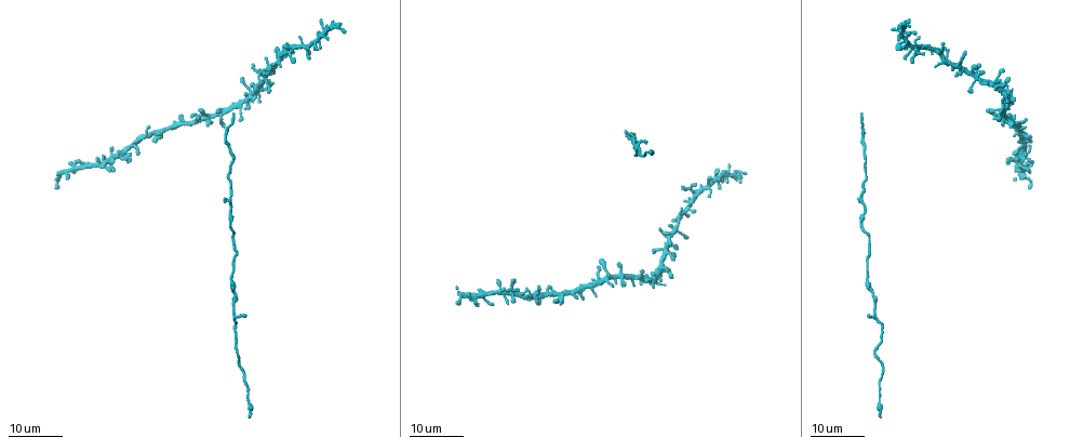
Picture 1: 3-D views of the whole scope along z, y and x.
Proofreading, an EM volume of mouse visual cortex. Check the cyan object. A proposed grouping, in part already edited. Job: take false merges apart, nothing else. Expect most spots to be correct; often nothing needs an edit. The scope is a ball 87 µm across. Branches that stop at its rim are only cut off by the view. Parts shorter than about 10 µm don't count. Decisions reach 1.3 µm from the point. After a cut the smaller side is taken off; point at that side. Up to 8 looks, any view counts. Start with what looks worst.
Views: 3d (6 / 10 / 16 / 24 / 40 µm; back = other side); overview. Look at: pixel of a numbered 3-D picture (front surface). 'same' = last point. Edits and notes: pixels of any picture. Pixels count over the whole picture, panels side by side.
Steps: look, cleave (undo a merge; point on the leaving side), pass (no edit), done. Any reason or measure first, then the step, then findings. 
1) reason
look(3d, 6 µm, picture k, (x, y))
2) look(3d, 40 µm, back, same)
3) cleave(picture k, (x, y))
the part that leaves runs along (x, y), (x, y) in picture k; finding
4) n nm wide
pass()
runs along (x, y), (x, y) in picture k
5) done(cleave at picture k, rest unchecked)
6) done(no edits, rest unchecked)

thick turns thin
look(3d, 16 µm, picture 1, (229, 222))

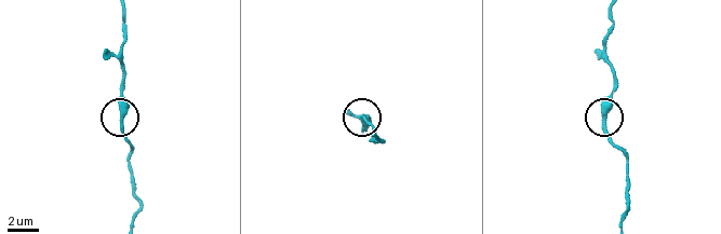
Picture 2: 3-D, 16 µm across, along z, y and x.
look(3d, 10 µm, picture 2, (605, 123))

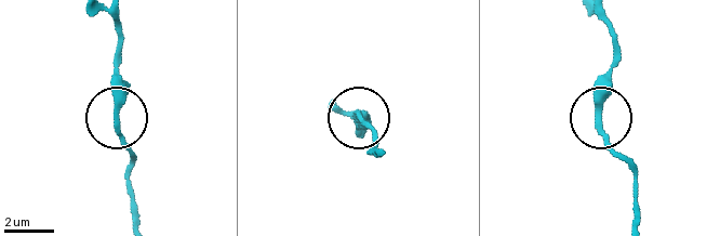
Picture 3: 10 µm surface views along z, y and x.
look(3d, 10 µm, back, picture 3, (596, 115))

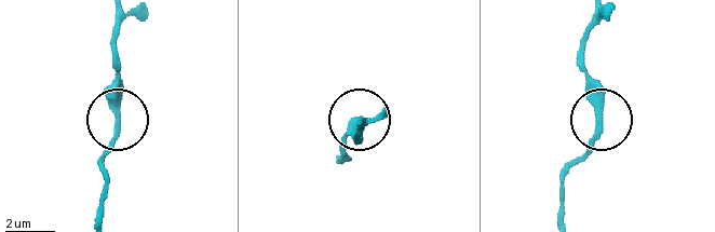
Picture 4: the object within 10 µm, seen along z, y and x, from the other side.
pass()
runs along (594, 16), (582, 66), (601, 127), (571, 163) in picture 4; continuous, no second cell

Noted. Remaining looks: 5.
sudden change in width
look(3d, 24 µm, picture 1, (234, 304))

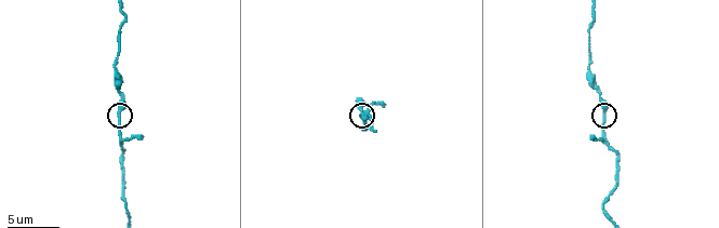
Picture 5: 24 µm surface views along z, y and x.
look(3d, 6 µm, picture 5, (121, 113))

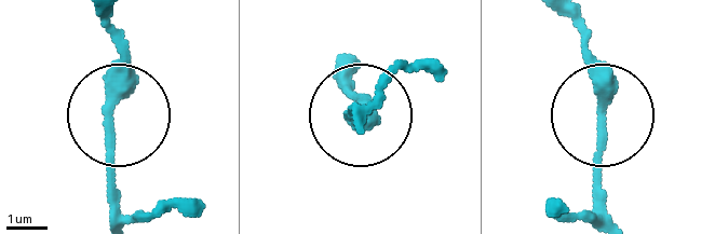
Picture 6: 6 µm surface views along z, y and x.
300 nm wide
pass()
runs along (97, 17), (115, 49), (115, 214) in picture 6; all the same cell

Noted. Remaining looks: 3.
a narrow waist
look(3d, 6 µm, picture 5, (367, 115))

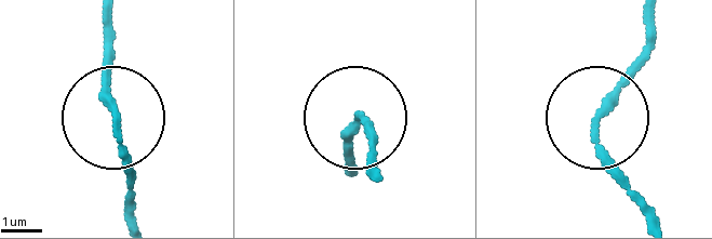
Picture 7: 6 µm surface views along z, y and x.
look(3d, 6 µm, back, picture 7, (115, 123))

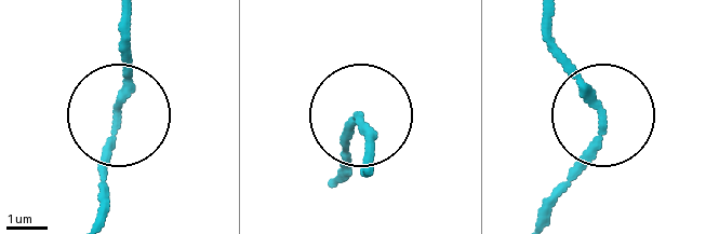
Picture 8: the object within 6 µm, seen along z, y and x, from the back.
160 nm wide
pass()
runs along (369, 177), (358, 114), (348, 163) in picture 8; all the same cell

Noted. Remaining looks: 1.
done(no edits, rest unchecked)

